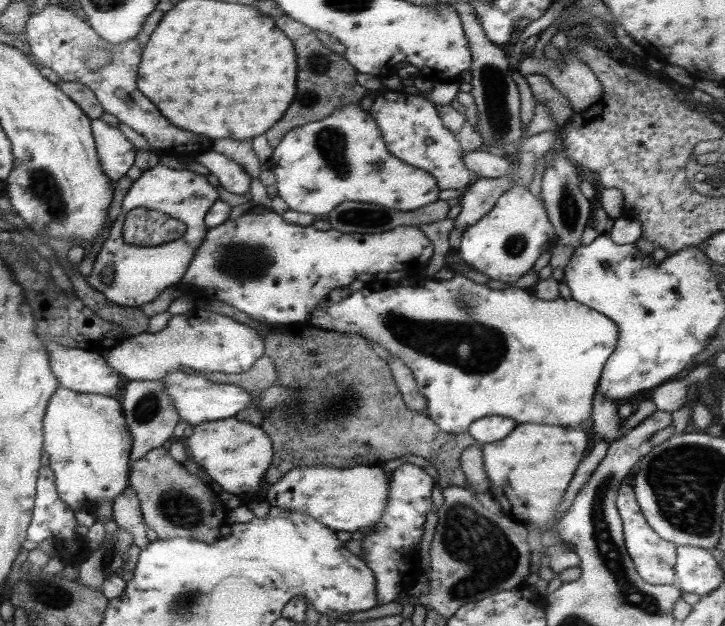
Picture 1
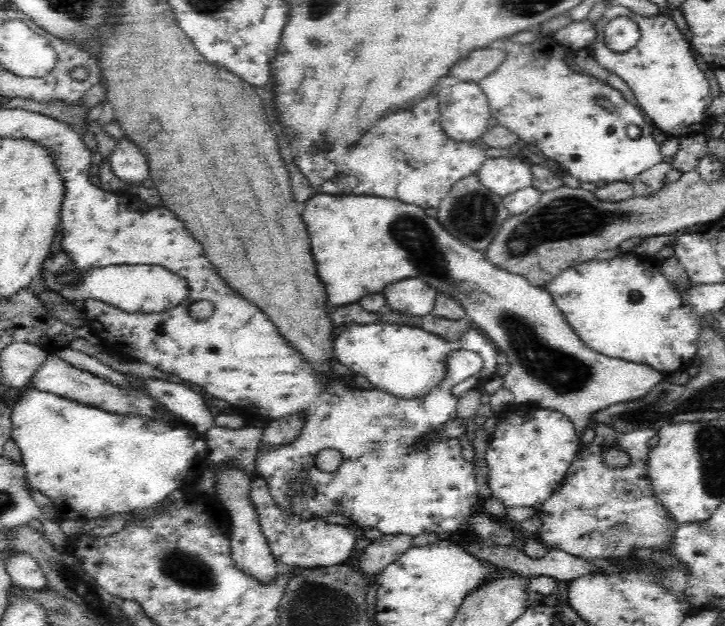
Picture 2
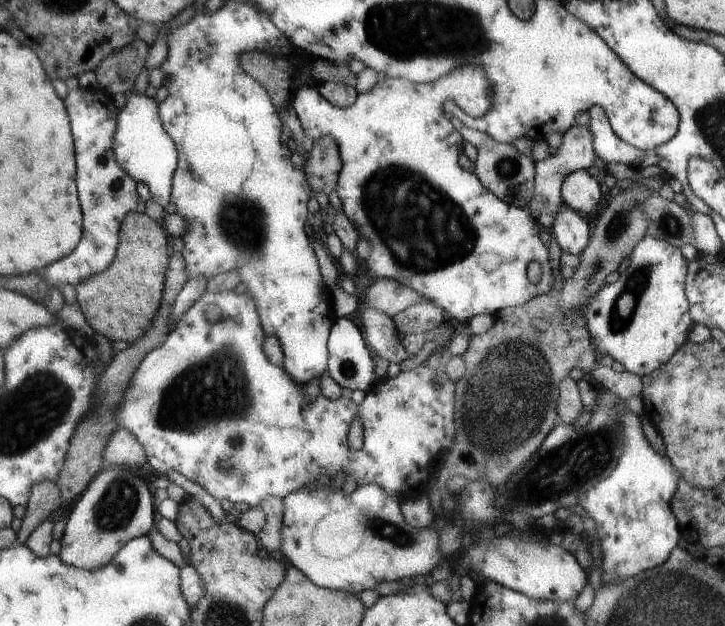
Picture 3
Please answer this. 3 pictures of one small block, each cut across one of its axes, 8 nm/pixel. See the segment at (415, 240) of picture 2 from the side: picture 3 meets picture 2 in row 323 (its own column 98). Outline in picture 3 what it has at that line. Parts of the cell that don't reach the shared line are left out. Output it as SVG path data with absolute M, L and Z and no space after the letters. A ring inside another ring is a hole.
M122 465L107 466L90 483L71 510L59 554L66 564L98 572L117 559L126 544L148 536L156 527L155 487Z

